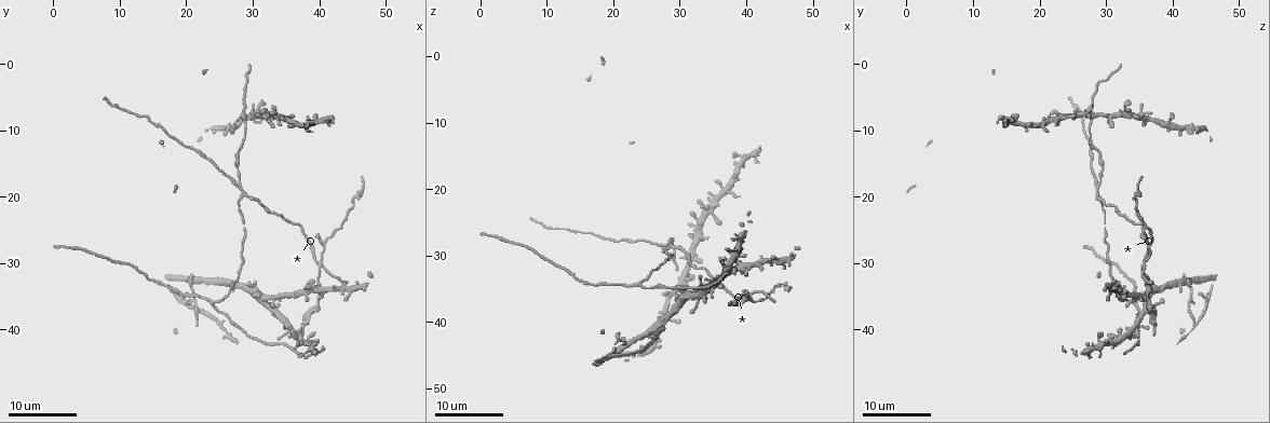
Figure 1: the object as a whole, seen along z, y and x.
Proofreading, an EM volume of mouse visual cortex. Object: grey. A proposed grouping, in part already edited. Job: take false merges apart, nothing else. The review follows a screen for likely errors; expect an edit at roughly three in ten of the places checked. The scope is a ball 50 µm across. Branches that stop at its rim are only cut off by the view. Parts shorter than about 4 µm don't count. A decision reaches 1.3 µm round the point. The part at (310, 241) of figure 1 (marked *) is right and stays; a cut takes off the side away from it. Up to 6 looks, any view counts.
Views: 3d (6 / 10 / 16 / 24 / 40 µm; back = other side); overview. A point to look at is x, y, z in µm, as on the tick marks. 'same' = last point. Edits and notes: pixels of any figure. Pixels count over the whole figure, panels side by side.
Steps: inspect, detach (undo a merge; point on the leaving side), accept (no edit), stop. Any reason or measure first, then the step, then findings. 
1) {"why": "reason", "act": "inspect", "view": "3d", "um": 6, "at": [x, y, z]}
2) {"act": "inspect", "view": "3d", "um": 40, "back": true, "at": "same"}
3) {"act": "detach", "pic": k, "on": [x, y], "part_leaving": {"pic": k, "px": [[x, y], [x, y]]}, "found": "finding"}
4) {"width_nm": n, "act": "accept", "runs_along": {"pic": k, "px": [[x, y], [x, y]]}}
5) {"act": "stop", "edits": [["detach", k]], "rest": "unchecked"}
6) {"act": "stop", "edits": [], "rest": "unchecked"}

{"act": "inspect", "view": "3d", "um": 24, "at": [33.5, 7.5, 23.0]}

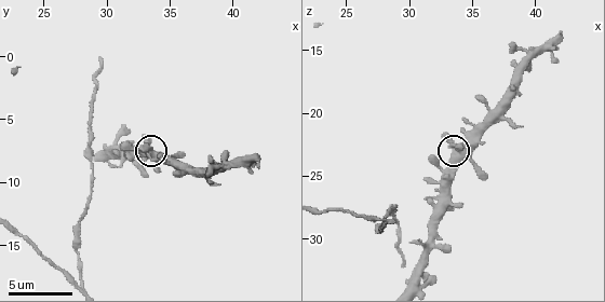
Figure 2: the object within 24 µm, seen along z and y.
{"act": "inspect", "view": "3d", "um": 6, "at": [33.4, 7.6, 22.4]}

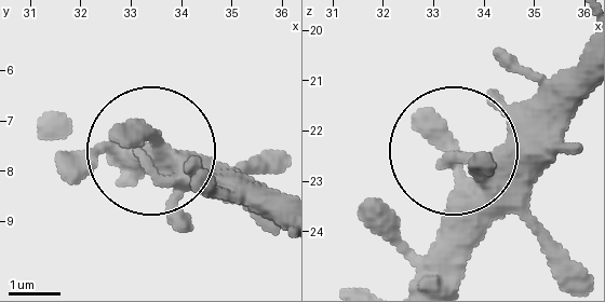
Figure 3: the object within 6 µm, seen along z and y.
{"act": "accept", "found": "continuous, no second neuron"}

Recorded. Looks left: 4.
{"why": "looks like a crossing", "act": "inspect", "view": "3d", "um": 16, "at": [40.5, 29.5, 35.5]}

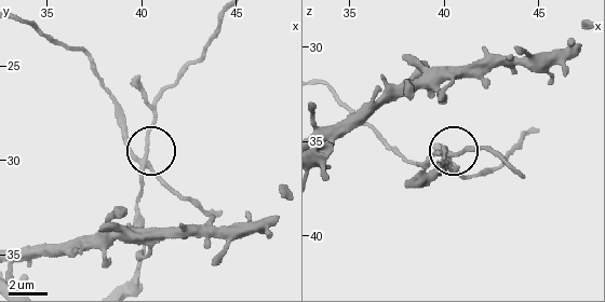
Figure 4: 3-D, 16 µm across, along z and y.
{"act": "inspect", "view": "3d", "um": 10, "at": "same"}

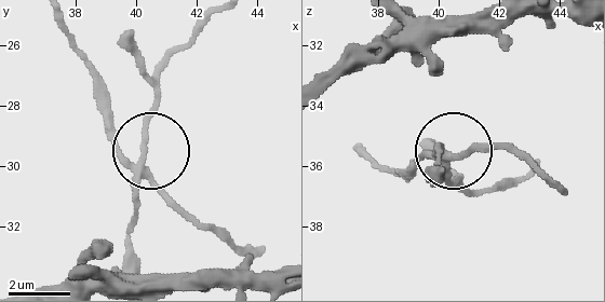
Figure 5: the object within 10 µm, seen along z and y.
{"arms": 4, "act": "detach", "pic": 5, "on": [147, 135], "part_leaving": {"pic": 5, "px": [[142, 169], [160, 71], [211, 17]]}, "found": "two neurons meet here"}

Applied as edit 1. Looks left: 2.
{"act": "stop", "edits": [["detach", 5]], "rest": "unchecked"}

